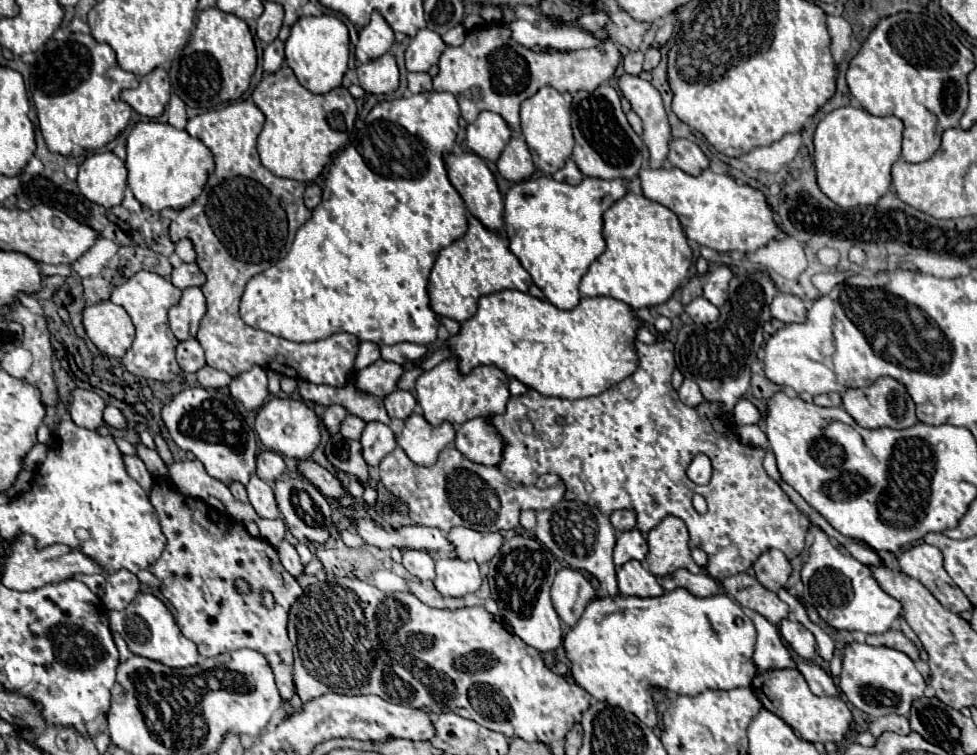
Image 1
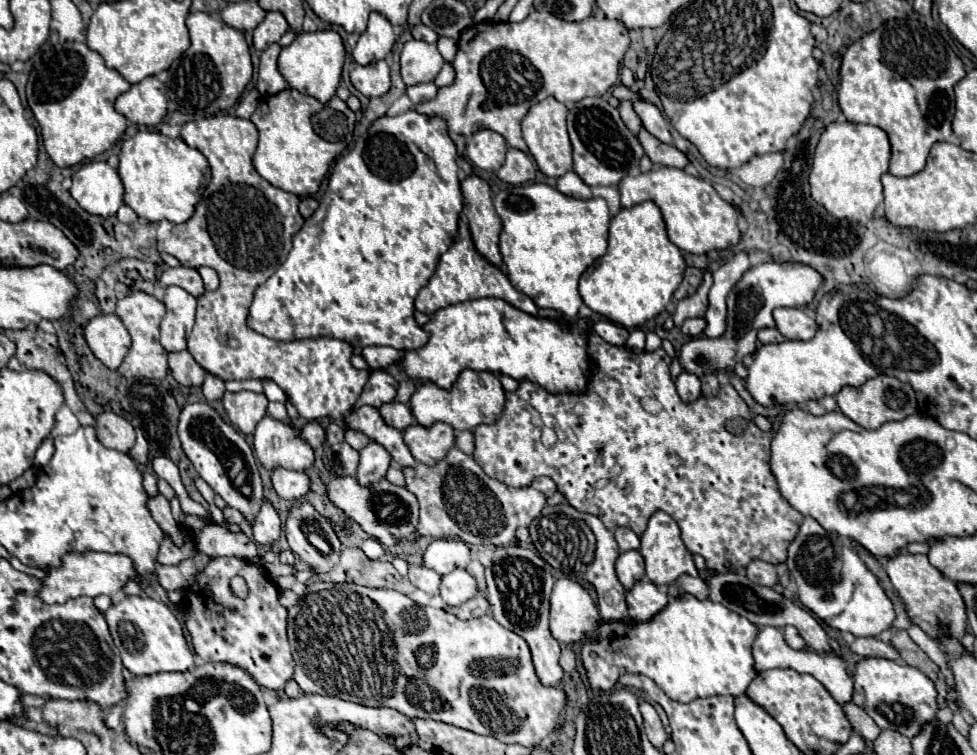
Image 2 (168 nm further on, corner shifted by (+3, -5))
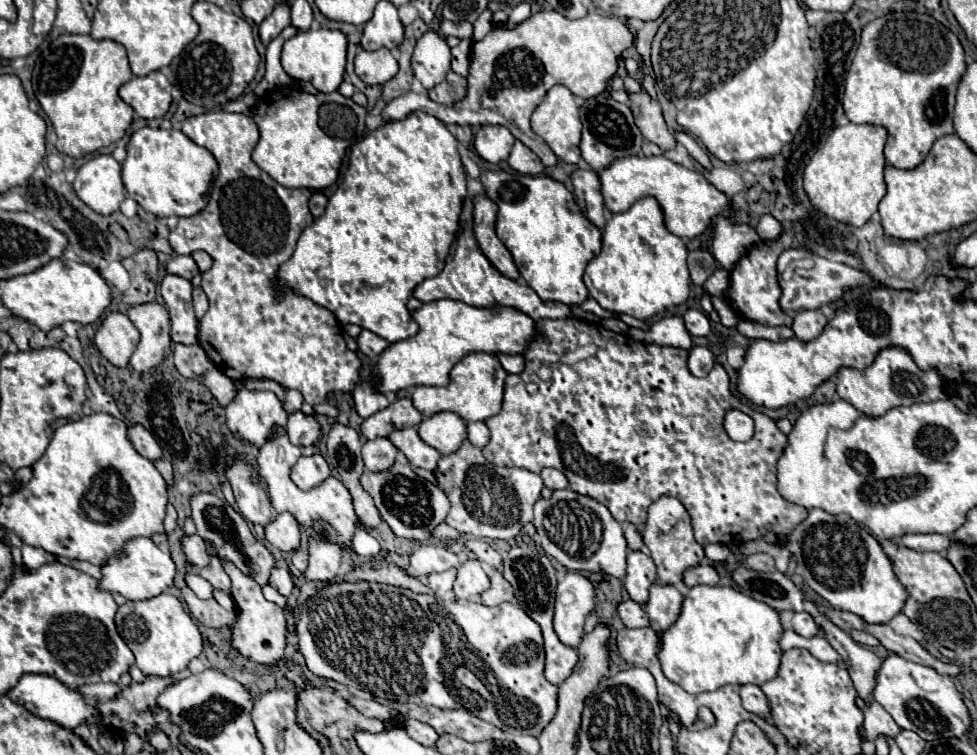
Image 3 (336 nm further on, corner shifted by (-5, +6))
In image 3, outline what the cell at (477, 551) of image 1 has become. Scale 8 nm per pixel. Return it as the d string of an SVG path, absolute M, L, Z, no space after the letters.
M422 543L410 551L406 573L410 577L422 577L430 573L442 573L450 567L458 567L458 563L458 555L450 553L446 547L438 543Z

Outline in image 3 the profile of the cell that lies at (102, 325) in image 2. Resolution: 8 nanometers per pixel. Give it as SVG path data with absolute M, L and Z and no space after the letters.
M110 313L96 331L96 347L116 367L126 367L140 333L124 313Z

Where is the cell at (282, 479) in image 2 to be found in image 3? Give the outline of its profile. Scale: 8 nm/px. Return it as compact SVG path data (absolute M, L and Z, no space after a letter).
M320 453L302 455L298 459L298 463L294 465L294 469L292 469L292 481L300 489L306 489L306 491L320 485L330 475L332 475L332 469L330 469L330 465L326 463L326 459Z

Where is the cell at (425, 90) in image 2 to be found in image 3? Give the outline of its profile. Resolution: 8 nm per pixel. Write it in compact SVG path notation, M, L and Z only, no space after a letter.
M450 71L442 83L438 83L434 89L428 91L428 95L430 95L430 99L436 101L436 103L452 105L452 103L462 101L462 99L466 97L466 89L468 89L466 77L456 75L454 71Z

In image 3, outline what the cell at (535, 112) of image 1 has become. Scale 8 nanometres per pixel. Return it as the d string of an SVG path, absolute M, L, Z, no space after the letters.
M564 85L552 87L546 93L544 101L532 113L532 131L540 135L548 143L548 147L566 163L580 161L580 129L582 129L582 123L578 115L578 105L574 101L574 95Z

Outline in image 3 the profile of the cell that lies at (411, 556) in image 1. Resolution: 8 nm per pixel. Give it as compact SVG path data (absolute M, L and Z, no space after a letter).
M448 569L444 573L432 573L428 579L430 579L430 589L434 597L440 597L442 601L456 599L453 591L456 569Z

